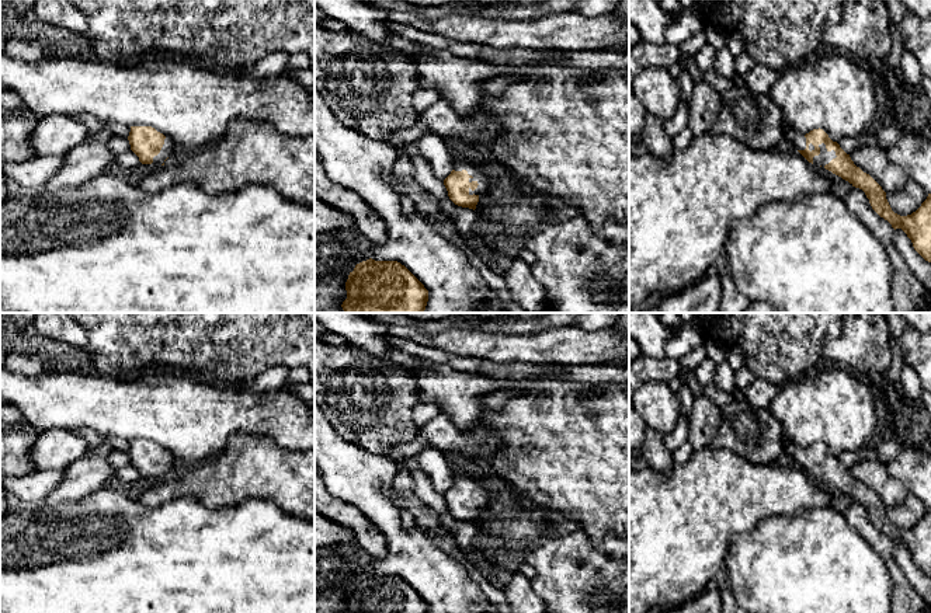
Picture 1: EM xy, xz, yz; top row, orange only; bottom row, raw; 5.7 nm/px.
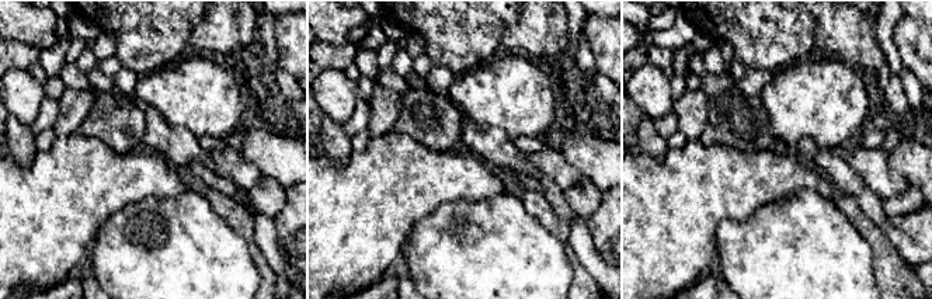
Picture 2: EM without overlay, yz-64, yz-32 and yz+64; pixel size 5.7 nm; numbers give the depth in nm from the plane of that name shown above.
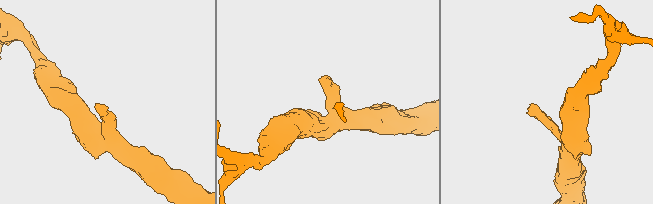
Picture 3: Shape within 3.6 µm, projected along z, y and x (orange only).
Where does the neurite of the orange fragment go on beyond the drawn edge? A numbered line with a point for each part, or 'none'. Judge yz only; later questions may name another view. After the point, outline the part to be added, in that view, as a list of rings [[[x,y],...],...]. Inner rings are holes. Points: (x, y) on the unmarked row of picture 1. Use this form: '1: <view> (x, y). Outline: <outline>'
1: yz (824, 472). Outline: [[[824,457],[819,459],[819,462],[820,462],[820,469],[813,471],[813,480],[821,480],[821,481],[824,481],[824,480],[828,478],[833,473],[837,471],[837,470],[836,470],[836,466],[834,466],[834,464],[828,466],[828,464],[826,463],[826,459],[824,459]]]

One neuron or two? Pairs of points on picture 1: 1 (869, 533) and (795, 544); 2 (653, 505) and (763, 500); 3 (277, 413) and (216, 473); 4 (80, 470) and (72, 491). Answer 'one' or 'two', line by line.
1: two
2: one
3: two
4: one

